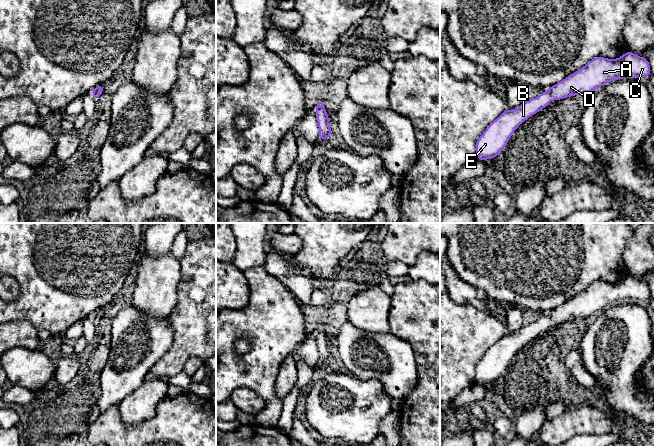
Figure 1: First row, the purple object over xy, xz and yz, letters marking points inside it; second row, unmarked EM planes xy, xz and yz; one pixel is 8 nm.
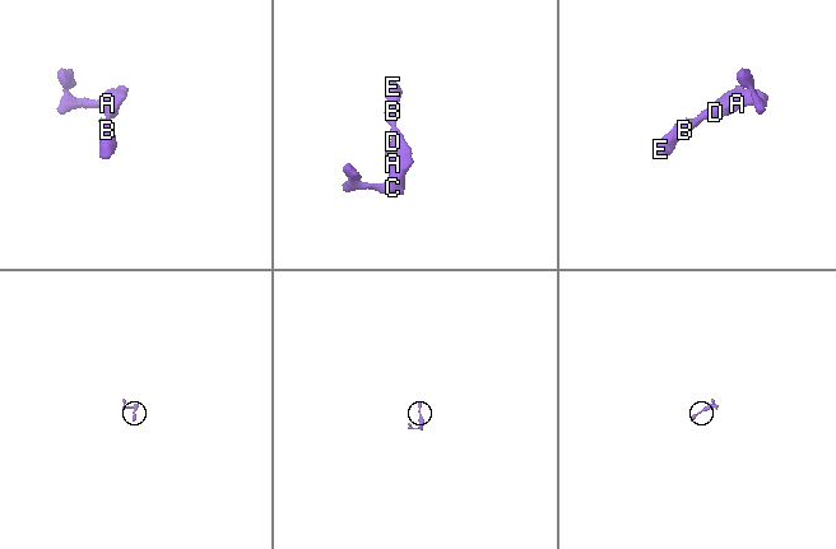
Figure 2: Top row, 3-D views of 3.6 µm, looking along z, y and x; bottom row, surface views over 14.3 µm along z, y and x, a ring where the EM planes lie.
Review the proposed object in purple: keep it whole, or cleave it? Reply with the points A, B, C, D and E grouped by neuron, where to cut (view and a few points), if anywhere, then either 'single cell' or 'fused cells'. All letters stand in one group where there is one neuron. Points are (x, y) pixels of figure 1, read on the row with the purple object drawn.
A B C D E | no cut | single cell

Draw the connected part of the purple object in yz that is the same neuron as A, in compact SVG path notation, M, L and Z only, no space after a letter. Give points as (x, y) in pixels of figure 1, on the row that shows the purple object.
M631 51L615 60L594 57L584 67L553 85L541 95L524 100L518 109L506 109L478 138L476 158L485 161L497 157L518 126L544 109L551 100L585 94L622 77L636 78L650 75L651 69L647 58L639 57Z

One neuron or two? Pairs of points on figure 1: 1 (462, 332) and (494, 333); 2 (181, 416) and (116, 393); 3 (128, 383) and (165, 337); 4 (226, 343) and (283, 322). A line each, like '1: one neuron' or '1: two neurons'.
1: one neuron
2: two neurons
3: one neuron
4: one neuron

